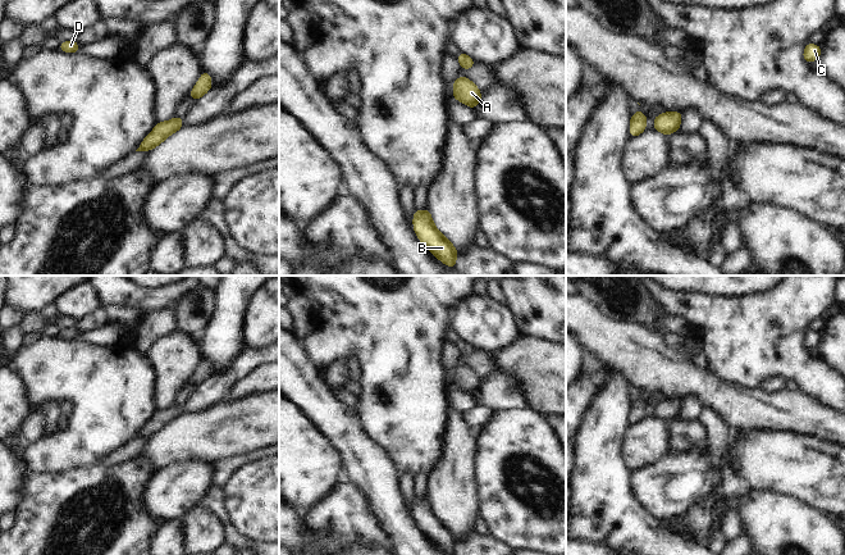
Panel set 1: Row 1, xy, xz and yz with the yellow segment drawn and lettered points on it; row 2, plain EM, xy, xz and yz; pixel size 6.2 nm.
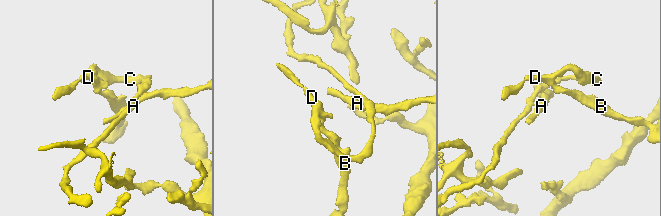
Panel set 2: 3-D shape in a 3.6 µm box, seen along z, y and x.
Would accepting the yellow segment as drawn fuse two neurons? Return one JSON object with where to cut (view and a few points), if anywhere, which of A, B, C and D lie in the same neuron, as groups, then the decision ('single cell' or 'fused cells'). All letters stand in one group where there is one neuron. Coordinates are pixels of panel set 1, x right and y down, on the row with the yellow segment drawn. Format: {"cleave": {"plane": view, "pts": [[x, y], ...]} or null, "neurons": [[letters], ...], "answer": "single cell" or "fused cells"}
{"cleave": {"plane": "xy", "pts": [[177, 117], [181, 119]]}, "neurons": [["A"], ["B", "C", "D"]], "answer": "fused cells"}

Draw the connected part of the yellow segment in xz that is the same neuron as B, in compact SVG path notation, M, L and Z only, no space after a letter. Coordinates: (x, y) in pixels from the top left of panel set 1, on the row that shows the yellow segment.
M414 209L414 229L421 241L442 263L455 268L457 249L435 228L429 209Z

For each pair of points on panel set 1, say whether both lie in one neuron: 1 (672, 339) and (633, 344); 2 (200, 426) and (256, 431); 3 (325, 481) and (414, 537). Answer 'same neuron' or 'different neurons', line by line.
1: different neurons
2: same neuron
3: different neurons

